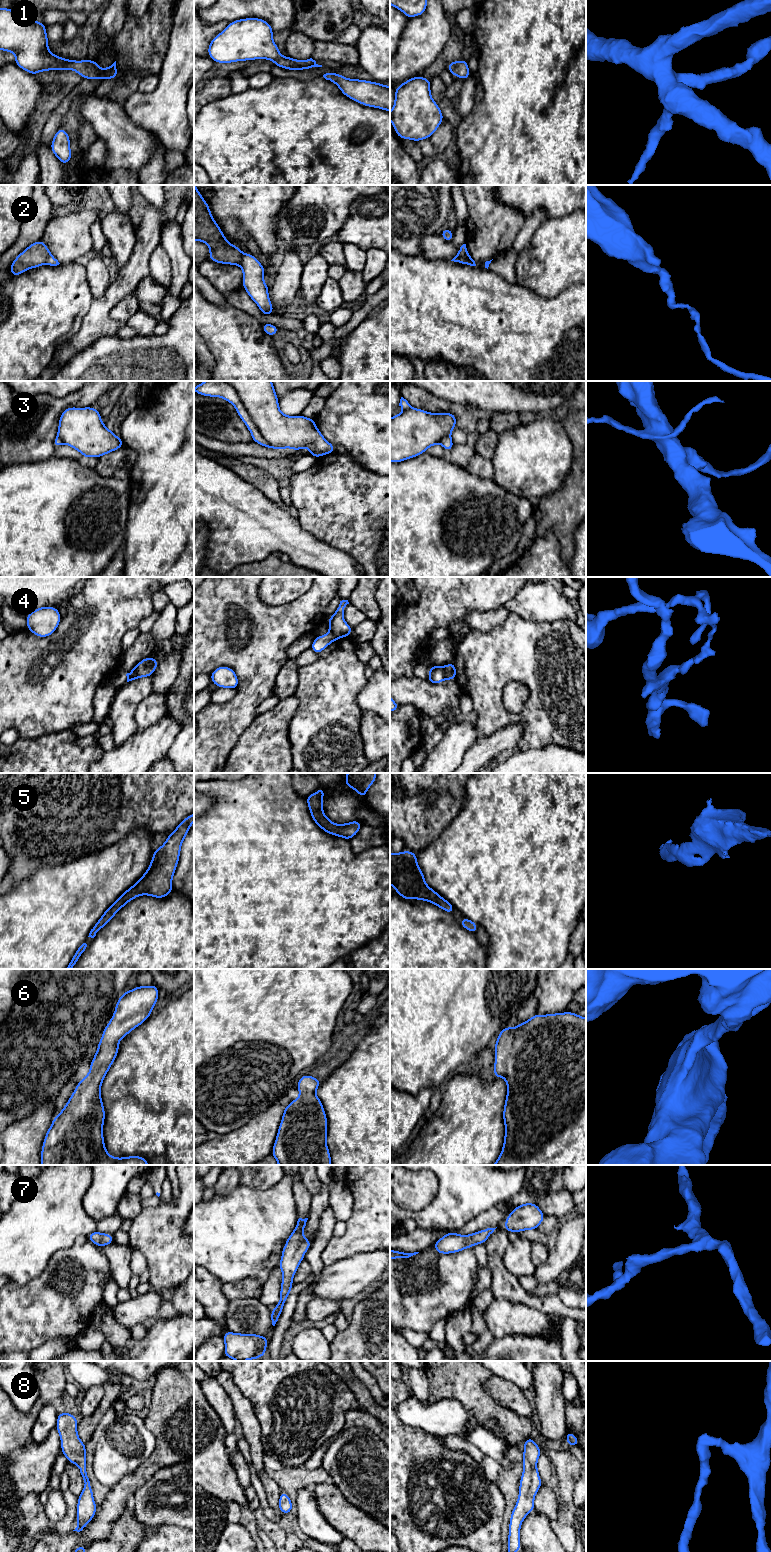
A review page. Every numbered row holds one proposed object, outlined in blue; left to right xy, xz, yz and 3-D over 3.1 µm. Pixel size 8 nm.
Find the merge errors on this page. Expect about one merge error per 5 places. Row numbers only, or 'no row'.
2, 4

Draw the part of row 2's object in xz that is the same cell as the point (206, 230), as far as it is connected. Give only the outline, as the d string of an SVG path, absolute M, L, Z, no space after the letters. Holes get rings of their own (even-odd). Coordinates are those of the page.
M194 185L194 241L201 241L210 249L209 260L220 264L239 265L242 251L225 237L211 214L208 203Z

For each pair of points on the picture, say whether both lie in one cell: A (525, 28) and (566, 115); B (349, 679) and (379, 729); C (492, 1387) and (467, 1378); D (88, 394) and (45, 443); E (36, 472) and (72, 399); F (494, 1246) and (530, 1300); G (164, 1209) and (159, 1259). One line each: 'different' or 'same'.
A: same
B: different
C: different
D: same
E: different
F: same
G: same

